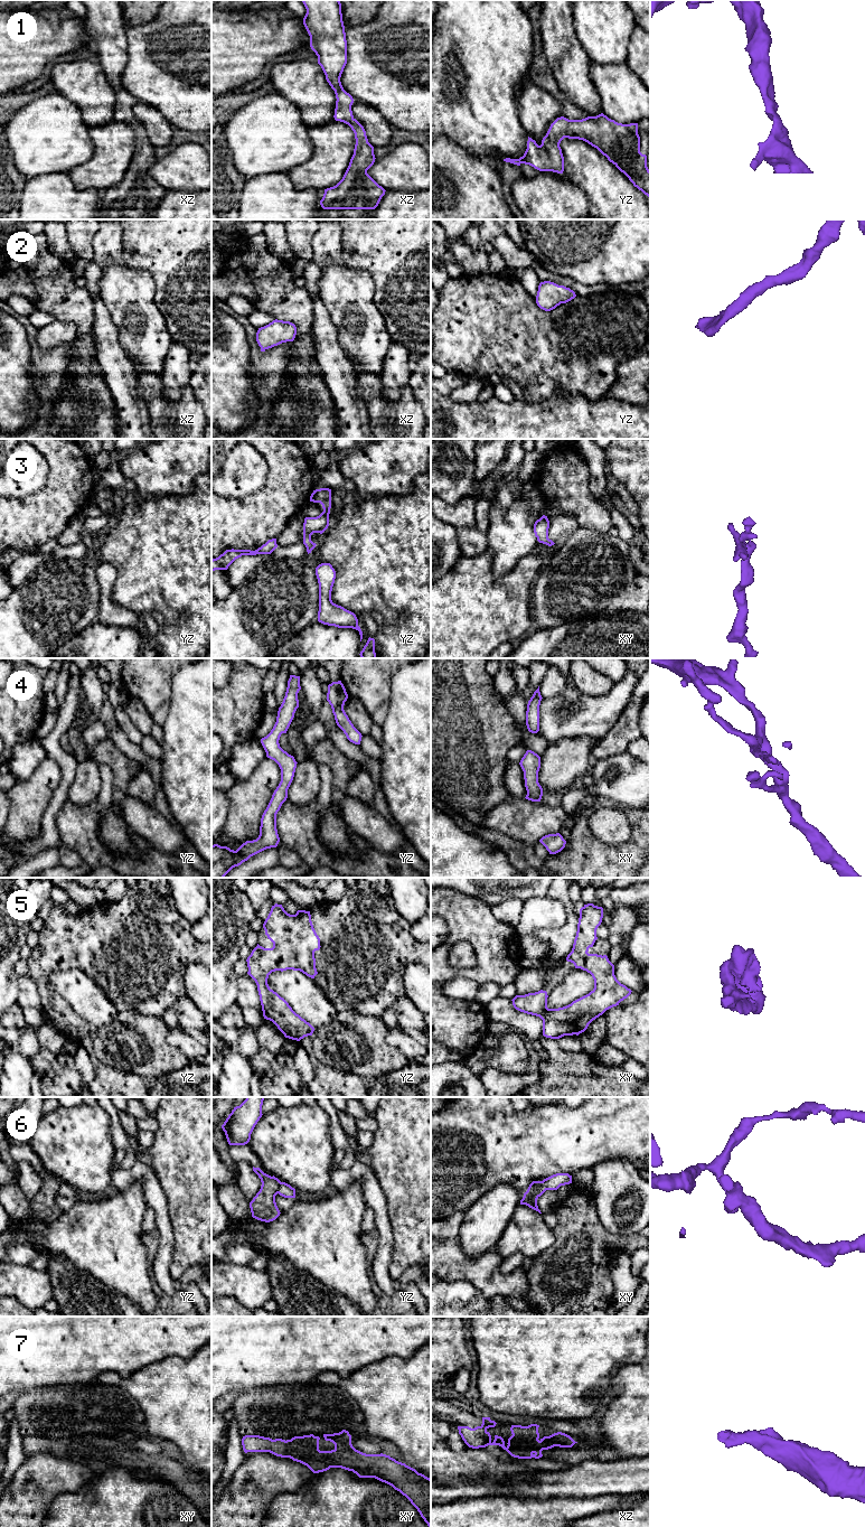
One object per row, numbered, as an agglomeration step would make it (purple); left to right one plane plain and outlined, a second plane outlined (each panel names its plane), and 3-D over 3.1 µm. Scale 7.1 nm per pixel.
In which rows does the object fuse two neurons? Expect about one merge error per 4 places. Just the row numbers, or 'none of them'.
6

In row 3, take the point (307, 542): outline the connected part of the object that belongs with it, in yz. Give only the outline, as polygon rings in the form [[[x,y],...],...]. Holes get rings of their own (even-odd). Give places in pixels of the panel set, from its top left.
[[[320,488],[313,490],[310,502],[320,503],[323,512],[317,517],[305,517],[303,523],[303,544],[308,554],[316,547],[316,543],[311,541],[313,533],[322,534],[329,526],[329,514],[331,508],[331,489]]]

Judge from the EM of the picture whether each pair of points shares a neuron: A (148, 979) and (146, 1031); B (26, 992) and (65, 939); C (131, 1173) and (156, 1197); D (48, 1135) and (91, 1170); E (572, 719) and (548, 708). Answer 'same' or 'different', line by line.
A: different
B: different
C: same
D: same
E: same

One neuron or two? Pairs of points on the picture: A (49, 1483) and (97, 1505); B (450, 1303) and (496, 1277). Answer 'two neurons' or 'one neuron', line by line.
A: two neurons
B: two neurons

